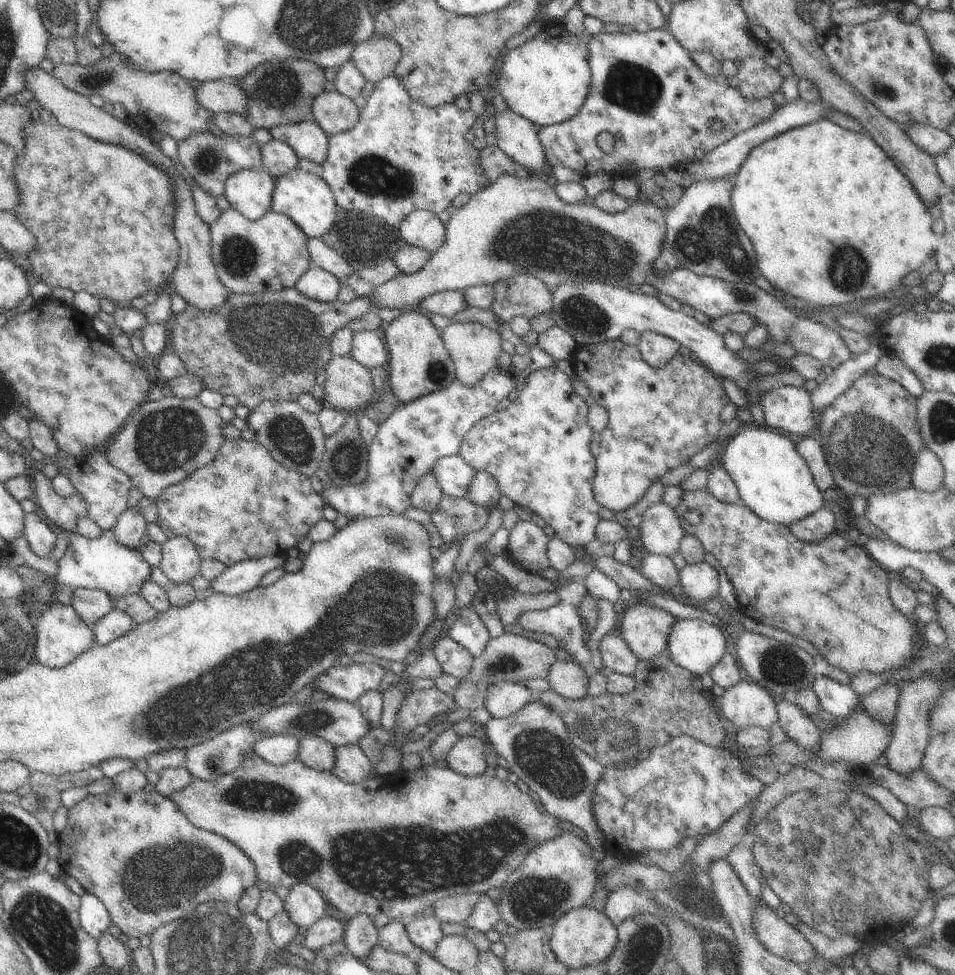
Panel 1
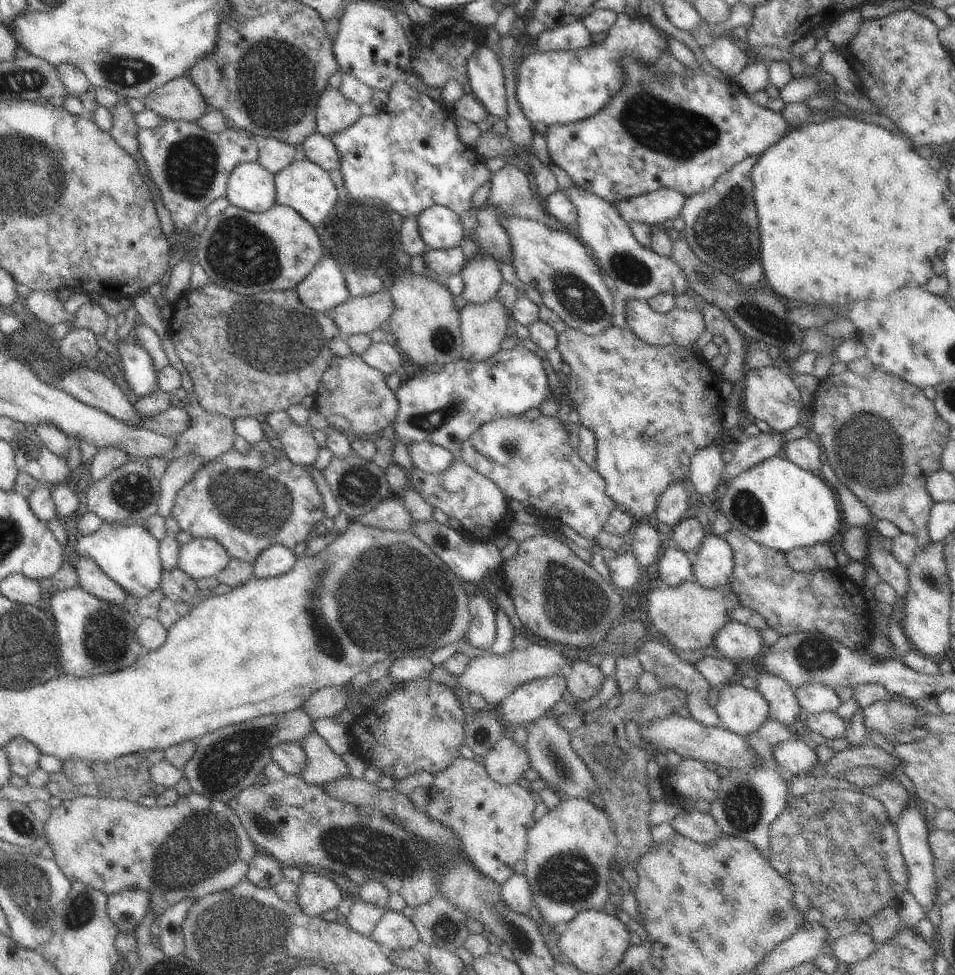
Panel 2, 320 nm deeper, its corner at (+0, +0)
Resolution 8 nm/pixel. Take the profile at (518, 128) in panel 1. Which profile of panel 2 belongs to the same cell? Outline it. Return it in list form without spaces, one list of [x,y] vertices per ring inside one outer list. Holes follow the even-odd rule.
[[[489,45],[478,47],[466,62],[467,75],[475,97],[485,106],[490,118],[507,118],[507,94],[504,68]]]

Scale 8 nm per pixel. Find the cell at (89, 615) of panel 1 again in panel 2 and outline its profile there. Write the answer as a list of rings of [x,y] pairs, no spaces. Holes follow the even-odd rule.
[[[78,557],[75,562],[77,584],[86,592],[116,606],[124,604],[128,596],[123,586],[114,582],[92,557]]]

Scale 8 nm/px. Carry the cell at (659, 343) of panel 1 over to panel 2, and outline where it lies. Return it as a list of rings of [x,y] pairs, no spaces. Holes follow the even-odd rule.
[[[634,299],[625,304],[627,315],[627,328],[638,338],[653,345],[680,345],[687,348],[694,344],[705,329],[705,316],[703,312],[695,309],[681,309],[674,307],[666,314],[657,313],[645,300]]]

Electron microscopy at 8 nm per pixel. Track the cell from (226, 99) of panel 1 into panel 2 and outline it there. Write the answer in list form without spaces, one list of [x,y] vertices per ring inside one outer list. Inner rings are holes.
[[[185,76],[168,81],[143,100],[146,109],[168,121],[197,121],[210,108],[201,90]]]

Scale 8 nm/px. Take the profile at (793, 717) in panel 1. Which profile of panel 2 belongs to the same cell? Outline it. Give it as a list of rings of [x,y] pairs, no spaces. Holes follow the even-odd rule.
[[[768,671],[761,673],[756,689],[768,701],[770,719],[789,725],[802,713],[795,689],[782,677]]]

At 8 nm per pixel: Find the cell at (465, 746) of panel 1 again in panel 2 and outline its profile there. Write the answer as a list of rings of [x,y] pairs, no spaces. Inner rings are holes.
[[[504,736],[485,756],[483,765],[494,782],[510,786],[520,782],[531,767],[531,760],[525,746],[518,746],[510,736]]]

